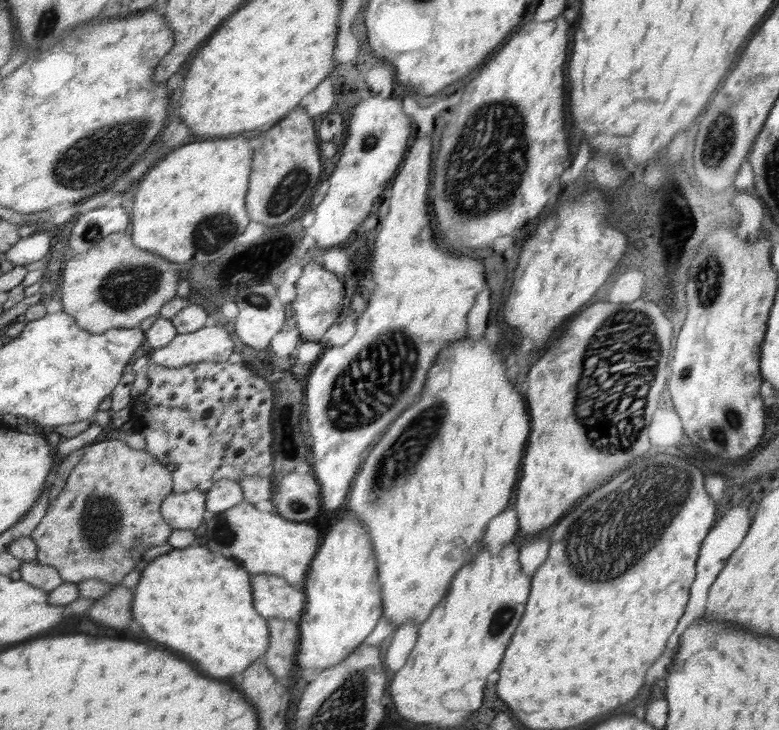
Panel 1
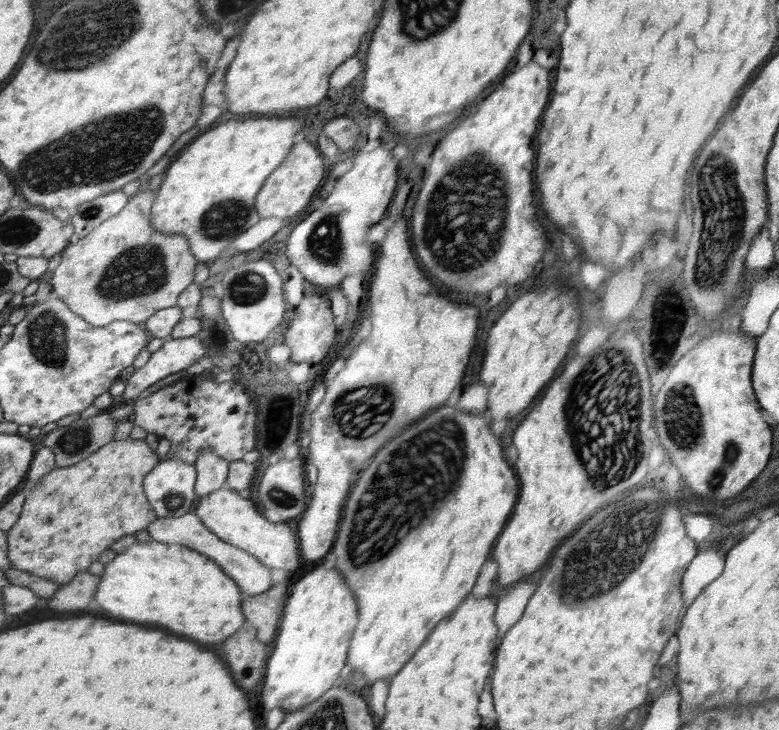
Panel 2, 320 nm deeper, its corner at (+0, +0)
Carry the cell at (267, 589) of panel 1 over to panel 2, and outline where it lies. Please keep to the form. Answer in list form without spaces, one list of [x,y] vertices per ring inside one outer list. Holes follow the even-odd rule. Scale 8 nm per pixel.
[[[186,513],[185,517],[180,518],[158,517],[152,525],[146,528],[144,536],[152,541],[168,544],[176,543],[199,551],[202,555],[217,562],[221,569],[237,582],[244,597],[265,593],[265,590],[273,585],[272,577],[270,577],[270,567],[264,566],[260,560],[249,554],[249,552],[218,538],[218,535],[215,535],[194,513]]]

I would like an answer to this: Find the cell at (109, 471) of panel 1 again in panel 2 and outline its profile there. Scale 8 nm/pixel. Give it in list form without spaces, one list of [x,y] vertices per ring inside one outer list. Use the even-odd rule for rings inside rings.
[[[128,437],[101,446],[76,466],[56,467],[56,470],[51,470],[46,474],[46,482],[41,478],[40,482],[31,488],[31,494],[26,498],[20,511],[20,518],[7,532],[12,568],[56,583],[65,583],[78,573],[88,570],[93,562],[101,560],[103,550],[113,542],[129,534],[144,534],[146,528],[158,517],[144,495],[143,480],[162,459],[144,439]]]

